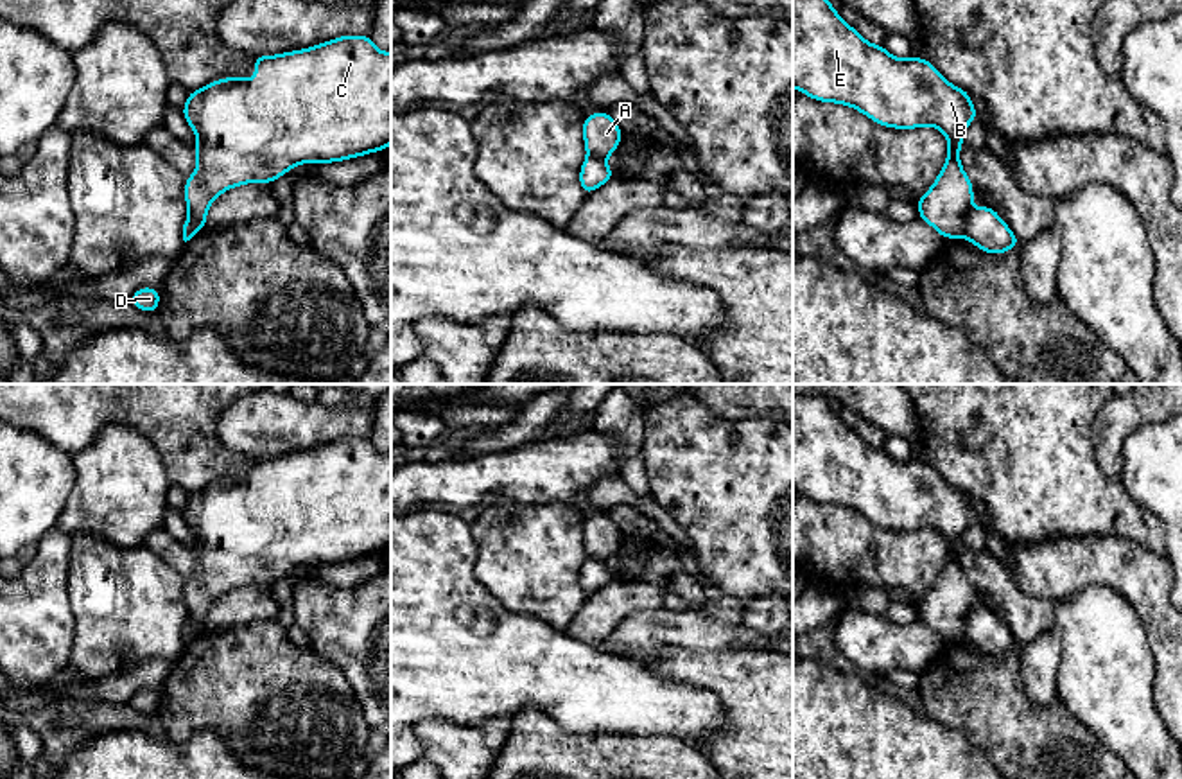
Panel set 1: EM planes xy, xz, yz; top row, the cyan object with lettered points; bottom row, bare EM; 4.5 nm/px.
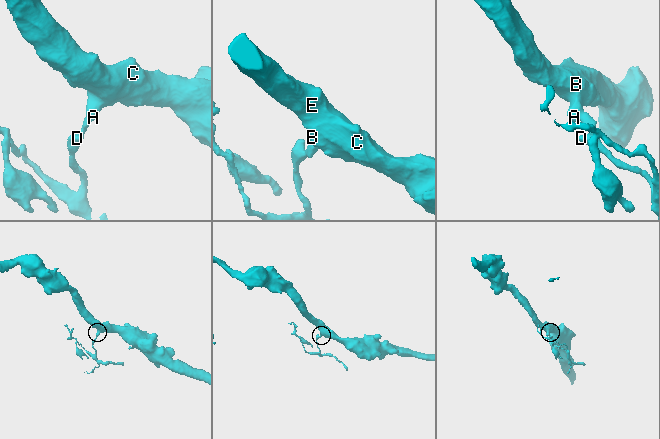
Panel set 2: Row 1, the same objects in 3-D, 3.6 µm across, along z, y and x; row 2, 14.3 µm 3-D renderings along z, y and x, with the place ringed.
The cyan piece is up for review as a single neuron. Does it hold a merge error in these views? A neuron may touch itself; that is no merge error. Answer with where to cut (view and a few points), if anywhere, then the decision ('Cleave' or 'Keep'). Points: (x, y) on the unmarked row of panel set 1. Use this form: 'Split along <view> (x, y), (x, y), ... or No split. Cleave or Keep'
Split along yz (971, 612), (962, 638). Cleave

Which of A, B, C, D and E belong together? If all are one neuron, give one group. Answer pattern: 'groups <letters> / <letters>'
groups A B C E / D

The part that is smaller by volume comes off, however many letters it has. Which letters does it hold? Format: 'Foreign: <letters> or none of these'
Foreign: D

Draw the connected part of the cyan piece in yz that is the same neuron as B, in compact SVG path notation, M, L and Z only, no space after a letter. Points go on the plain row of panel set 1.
M818 393L793 397L793 490L820 504L850 508L884 530L940 531L949 555L931 591L917 601L918 619L943 641L965 637L974 589L961 569L960 551L965 547L965 530L978 522L969 494L943 481L929 461L913 456L897 461L882 447L872 447Z

